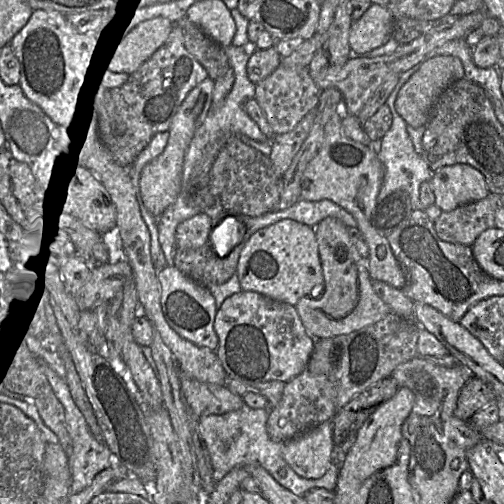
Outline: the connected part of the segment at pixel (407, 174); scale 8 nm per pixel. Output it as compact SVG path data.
M418 63L409 70L399 74L398 81L386 100L392 113L392 123L389 130L380 139L381 148L376 152L385 170L383 184L378 195L378 201L384 199L395 190L404 190L410 196L413 211L420 210L420 187L423 182L430 181L434 171L429 167L426 161L426 155L423 157L415 151L412 140L406 131L407 124L395 109L395 101L403 85L420 67L421 63Z

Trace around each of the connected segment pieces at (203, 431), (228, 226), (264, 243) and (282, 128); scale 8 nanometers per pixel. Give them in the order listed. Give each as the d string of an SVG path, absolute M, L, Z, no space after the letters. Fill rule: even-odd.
M244 406L241 409L222 415L207 415L198 418L199 434L210 456L215 479L224 477L230 470L239 466L259 464L284 488L303 497L309 490L325 488L333 491L337 484L339 467L332 462L321 478L307 479L298 475L284 460L282 449L285 442L273 441L267 432L267 420L270 407L253 409Z
M236 216L224 217L210 232L211 242L216 254L224 258L239 245L245 236L245 223Z
M283 219L269 226L263 227L257 230L255 233L251 235L251 237L246 241L238 261L236 275L238 277L240 286L243 291L253 291L259 294L262 294L266 297L269 297L273 300L284 302L290 305L295 306L297 302L303 297L311 297L311 293L315 293L316 290L318 292L323 292L324 290L324 276L323 270L321 266L321 260L319 256L318 243L316 239L316 233L314 227L308 226L306 224L302 224L292 219Z
M279 65L267 78L256 84L254 98L263 110L273 133L279 135L292 130L306 113L318 104L320 89L308 72L308 67Z

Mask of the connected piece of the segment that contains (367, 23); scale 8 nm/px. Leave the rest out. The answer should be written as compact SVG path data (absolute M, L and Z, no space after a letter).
M372 4L354 21L349 33L349 46L357 55L366 54L381 46L389 37L393 17L380 5Z

